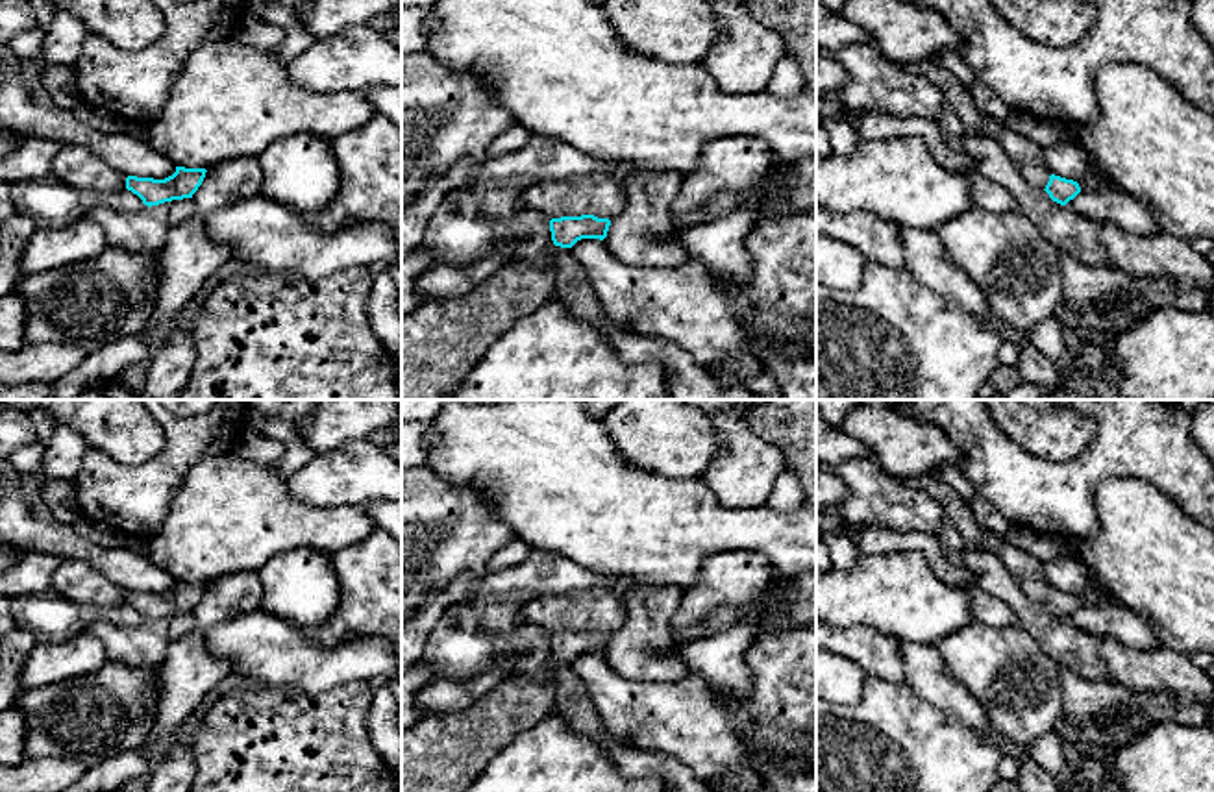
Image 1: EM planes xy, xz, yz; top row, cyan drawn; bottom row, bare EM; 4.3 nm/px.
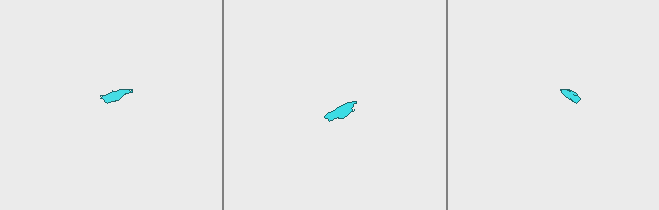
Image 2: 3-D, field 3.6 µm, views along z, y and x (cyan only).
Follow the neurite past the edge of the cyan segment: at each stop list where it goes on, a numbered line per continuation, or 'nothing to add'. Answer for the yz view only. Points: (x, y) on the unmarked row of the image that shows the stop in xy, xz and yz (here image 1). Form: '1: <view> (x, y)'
1: yz (1098, 594)

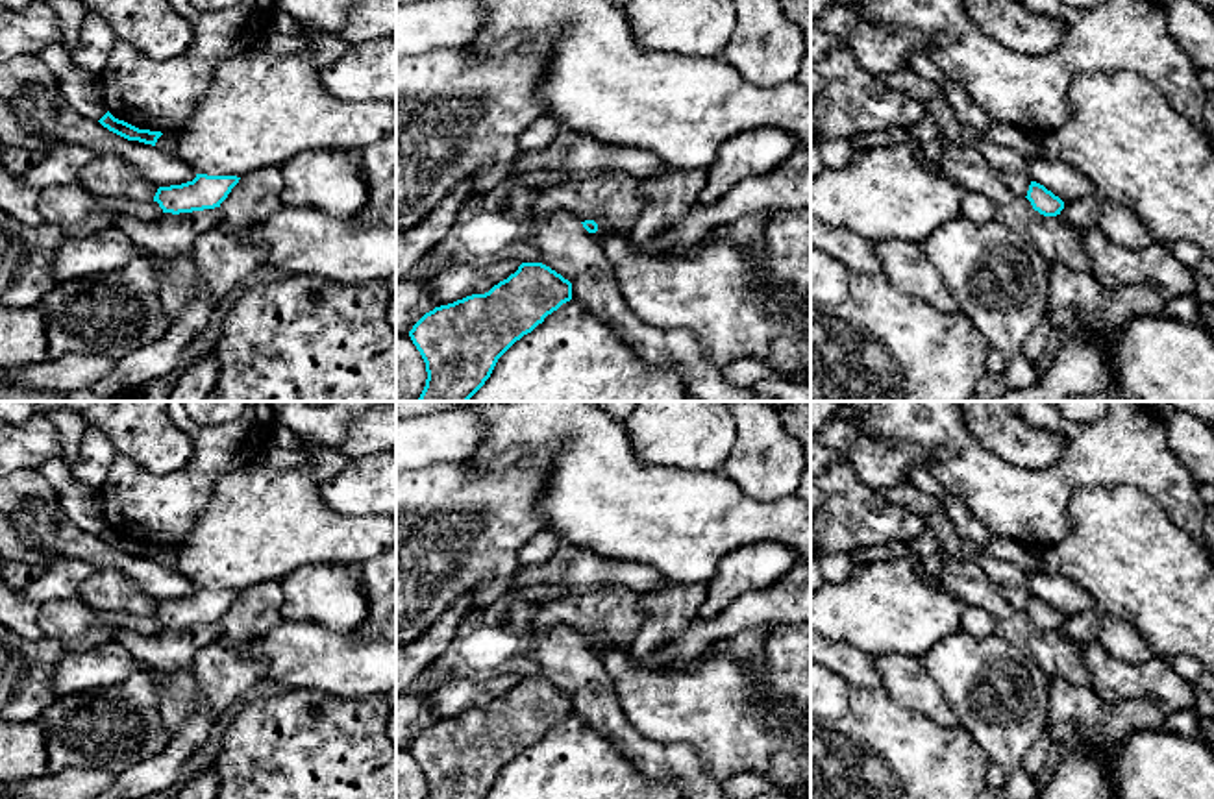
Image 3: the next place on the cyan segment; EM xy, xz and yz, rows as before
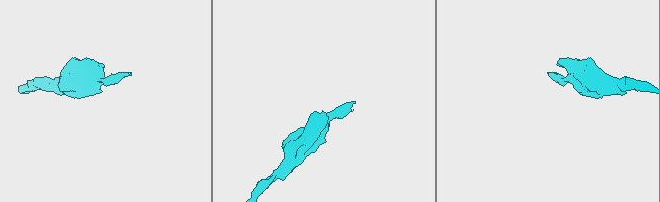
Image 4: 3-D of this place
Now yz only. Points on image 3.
nothing to add

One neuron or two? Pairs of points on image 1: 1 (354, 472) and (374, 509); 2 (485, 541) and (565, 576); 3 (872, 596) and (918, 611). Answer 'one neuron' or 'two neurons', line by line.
1: two neurons
2: two neurons
3: one neuron

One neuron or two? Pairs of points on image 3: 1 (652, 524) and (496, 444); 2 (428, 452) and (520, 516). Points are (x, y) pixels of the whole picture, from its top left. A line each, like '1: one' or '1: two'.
1: one
2: two

